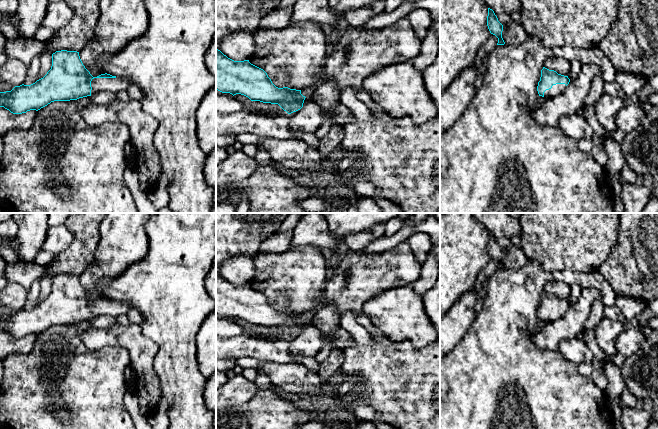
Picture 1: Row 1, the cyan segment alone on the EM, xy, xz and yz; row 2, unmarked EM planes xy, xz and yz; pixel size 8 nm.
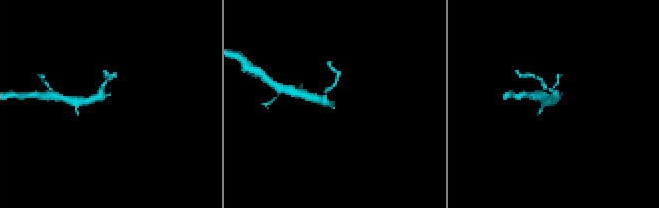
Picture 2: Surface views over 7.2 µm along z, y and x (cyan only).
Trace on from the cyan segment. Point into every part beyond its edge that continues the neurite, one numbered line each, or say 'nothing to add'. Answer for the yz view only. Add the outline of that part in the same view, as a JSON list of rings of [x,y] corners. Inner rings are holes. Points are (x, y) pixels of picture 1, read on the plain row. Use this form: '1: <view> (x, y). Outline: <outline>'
1: yz (557, 313). Outline: [[[556,308],[553,309],[551,313],[546,314],[544,316],[544,322],[545,323],[552,323],[560,318],[562,318],[564,316],[564,314],[566,313],[566,309],[565,308]]]

